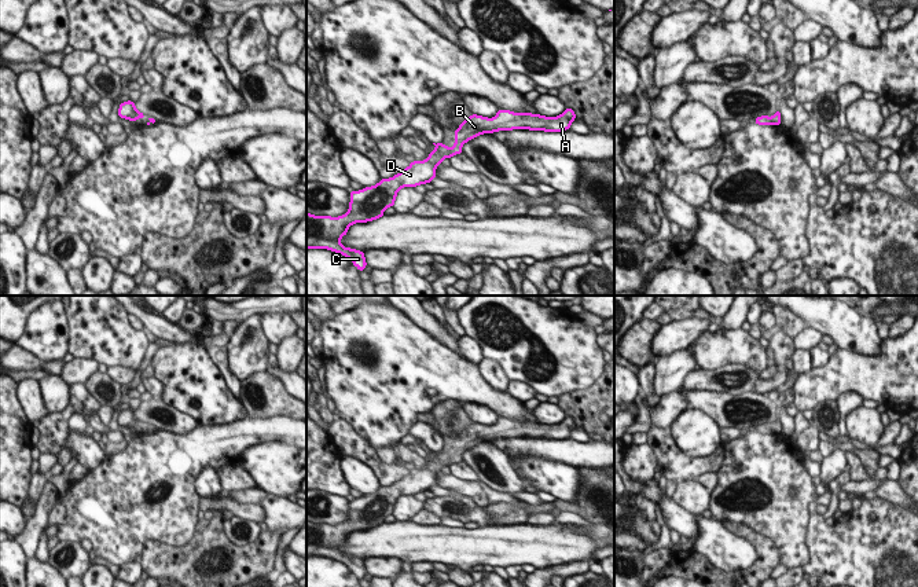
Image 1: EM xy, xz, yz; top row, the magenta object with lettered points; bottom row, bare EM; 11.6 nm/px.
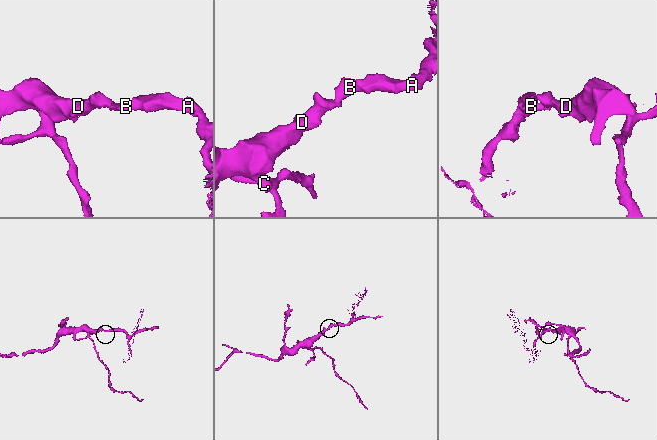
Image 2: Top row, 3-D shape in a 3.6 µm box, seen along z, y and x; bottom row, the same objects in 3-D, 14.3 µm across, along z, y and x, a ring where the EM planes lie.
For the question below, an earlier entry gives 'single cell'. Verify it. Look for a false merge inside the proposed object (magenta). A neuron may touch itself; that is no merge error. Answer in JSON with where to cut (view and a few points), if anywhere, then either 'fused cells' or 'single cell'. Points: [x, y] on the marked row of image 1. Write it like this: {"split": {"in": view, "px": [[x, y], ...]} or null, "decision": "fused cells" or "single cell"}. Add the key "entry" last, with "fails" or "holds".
{"split": null, "decision": "single cell", "entry": "holds"}

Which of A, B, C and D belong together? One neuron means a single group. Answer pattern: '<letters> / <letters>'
A B C D

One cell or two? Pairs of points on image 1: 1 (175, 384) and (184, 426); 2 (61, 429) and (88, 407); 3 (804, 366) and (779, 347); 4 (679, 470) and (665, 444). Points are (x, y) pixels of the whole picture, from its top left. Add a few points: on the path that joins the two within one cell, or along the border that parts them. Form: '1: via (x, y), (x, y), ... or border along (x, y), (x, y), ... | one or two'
1: border along (160, 397), (180, 411), (190, 414), (198, 422) | two
2: via (61, 421), (74, 407), (80, 407) | one
3: border along (796, 349), (792, 356) | two
4: via (674, 463), (667, 451) | one

